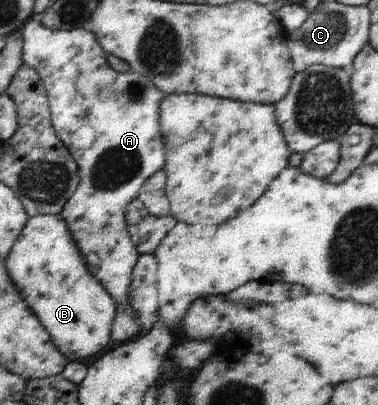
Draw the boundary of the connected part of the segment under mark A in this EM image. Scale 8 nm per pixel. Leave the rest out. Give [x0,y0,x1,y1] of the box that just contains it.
[21,19,168,343]

